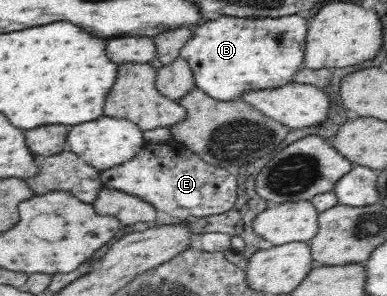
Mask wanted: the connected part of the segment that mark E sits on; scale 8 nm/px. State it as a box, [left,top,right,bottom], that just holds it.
[100,142,237,219]

